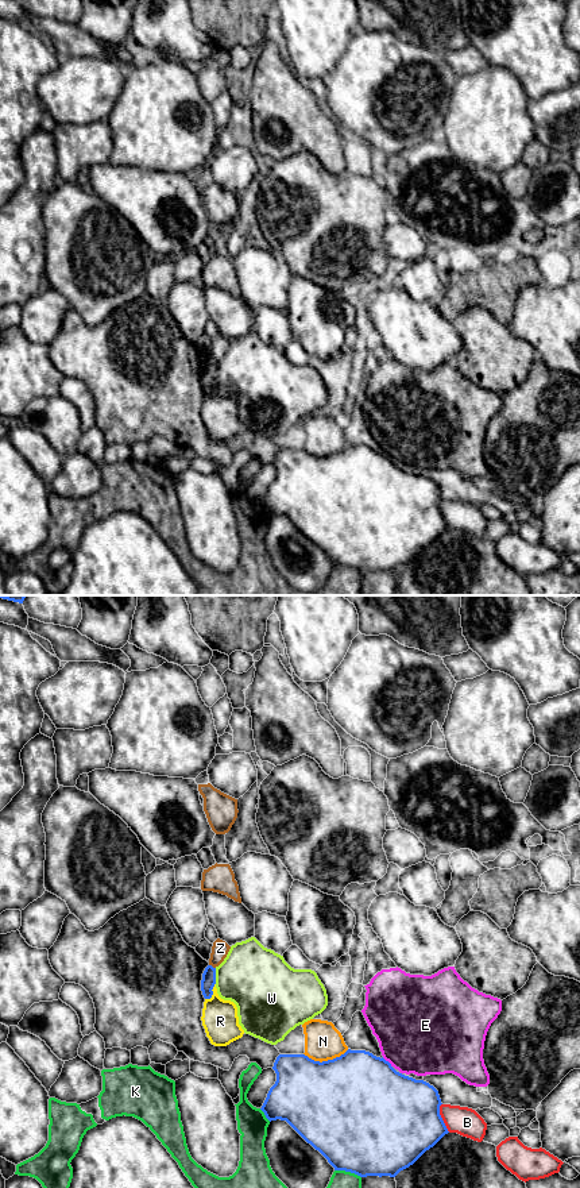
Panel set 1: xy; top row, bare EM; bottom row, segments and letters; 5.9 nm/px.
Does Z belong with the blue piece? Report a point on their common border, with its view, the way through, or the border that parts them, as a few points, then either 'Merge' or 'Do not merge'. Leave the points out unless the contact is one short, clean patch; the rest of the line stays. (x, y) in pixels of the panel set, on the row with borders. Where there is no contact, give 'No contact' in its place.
Touches blue at xy (211, 965). Boundary: xy (209, 964), (215, 968). Do not merge

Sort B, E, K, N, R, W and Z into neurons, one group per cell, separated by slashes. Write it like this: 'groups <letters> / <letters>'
groups B / E / K / N / R / W / Z

